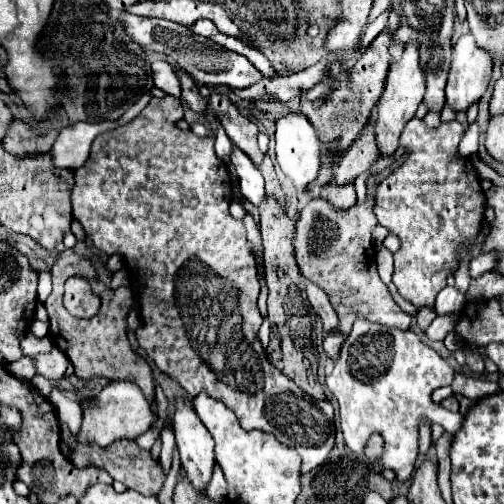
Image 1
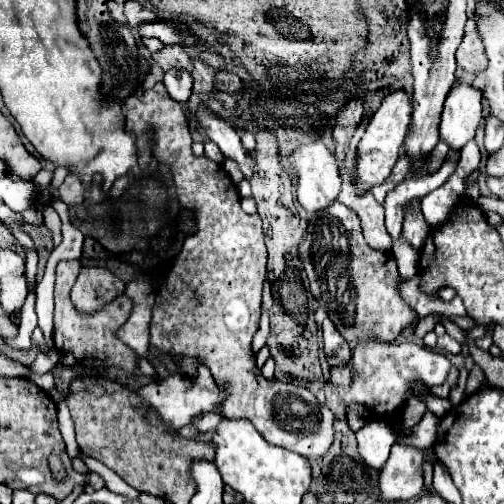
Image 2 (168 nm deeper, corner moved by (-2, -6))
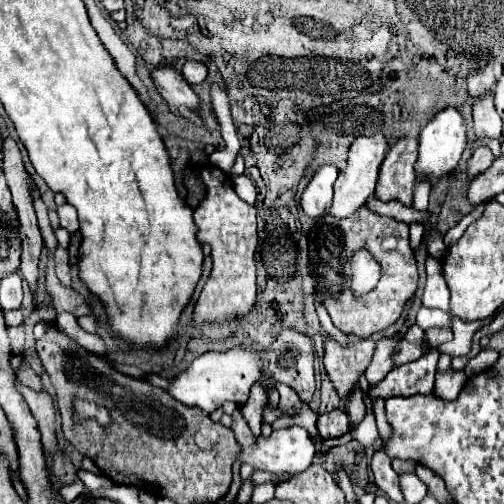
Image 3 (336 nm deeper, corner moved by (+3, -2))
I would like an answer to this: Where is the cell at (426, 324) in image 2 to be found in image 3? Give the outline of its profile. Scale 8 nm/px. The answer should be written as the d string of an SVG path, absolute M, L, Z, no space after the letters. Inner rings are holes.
M336 340L326 342L324 366L340 400L346 402L350 392L358 386L360 376L372 360L374 348L374 340L360 340L356 342L356 348L342 348Z

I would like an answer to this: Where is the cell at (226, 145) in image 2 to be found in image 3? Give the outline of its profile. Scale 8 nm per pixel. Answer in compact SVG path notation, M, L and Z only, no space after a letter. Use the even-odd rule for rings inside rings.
M160 66L160 68L150 68L150 76L154 86L158 88L160 96L168 102L170 110L178 114L178 106L184 104L190 110L198 108L198 96L192 92L188 82L170 66Z

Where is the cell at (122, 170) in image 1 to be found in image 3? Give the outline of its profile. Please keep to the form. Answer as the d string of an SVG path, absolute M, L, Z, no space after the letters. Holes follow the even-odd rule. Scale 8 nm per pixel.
M218 168L216 180L208 184L206 200L198 208L198 240L212 246L212 274L198 298L194 320L198 324L222 322L226 318L248 314L248 310L252 310L256 302L256 208L240 200L240 196L232 188L232 180Z

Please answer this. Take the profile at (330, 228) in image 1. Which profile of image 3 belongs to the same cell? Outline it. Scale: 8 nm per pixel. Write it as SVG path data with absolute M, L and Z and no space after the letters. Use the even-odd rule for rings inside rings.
M374 194L360 207L360 212L354 212L344 220L332 220L332 216L324 214L324 218L316 222L308 234L310 270L318 284L316 294L328 308L334 326L344 334L354 334L358 338L370 338L372 334L378 334L394 324L402 316L418 284L416 260L408 244L408 224L388 216L378 216L368 210L367 204L373 199ZM362 246L366 246L380 262L382 278L378 286L368 296L364 296L364 300L354 300L348 288L348 260L352 260L352 252Z

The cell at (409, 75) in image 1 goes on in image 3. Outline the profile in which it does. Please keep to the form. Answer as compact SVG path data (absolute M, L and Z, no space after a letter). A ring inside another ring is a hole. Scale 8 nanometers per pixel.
M374 134L370 138L360 136L352 148L350 148L350 156L346 162L346 168L340 172L336 184L334 184L334 200L328 208L328 214L334 218L348 218L350 214L354 214L360 206L364 206L368 202L368 198L374 194L374 186L376 186L376 176L378 176L378 168L384 160L384 154L388 150L386 138L382 134Z

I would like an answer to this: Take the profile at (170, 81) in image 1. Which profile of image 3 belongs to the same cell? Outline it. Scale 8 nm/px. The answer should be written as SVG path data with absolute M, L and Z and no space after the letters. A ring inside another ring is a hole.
M186 62L184 68L182 68L182 76L184 76L184 80L188 84L200 84L200 82L204 82L206 74L208 74L208 68L202 62Z

